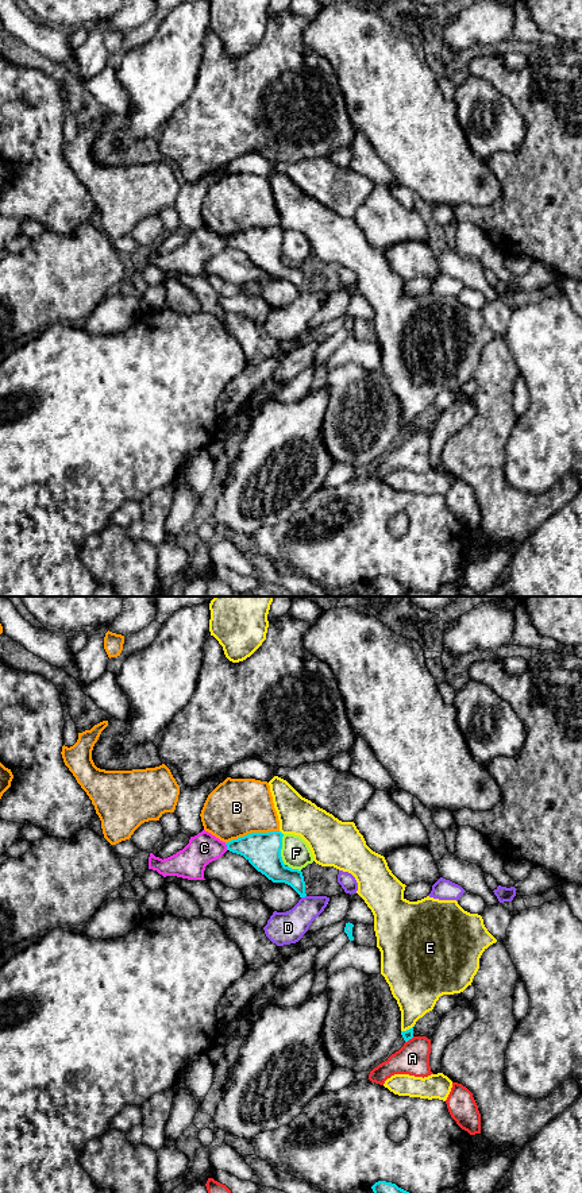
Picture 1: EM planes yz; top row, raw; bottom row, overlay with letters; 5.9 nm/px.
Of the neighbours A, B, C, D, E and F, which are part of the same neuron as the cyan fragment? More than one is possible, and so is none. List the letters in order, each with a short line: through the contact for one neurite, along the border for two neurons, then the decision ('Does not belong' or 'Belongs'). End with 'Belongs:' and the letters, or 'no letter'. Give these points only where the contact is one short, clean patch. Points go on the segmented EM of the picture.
A: Does not belong
B: Line: yz (278, 830), (251, 831), (226, 844). Does not belong
C: Line: yz (224, 844), (227, 849). Does not belong
D: Line: yz (305, 895), (301, 898). Does not belong
E: Does not belong
F: Line: yz (282, 834), (281, 860), (285, 864). Does not belong
Belongs: no letter

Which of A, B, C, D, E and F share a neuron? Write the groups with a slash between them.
A / B / C / D / E / F

